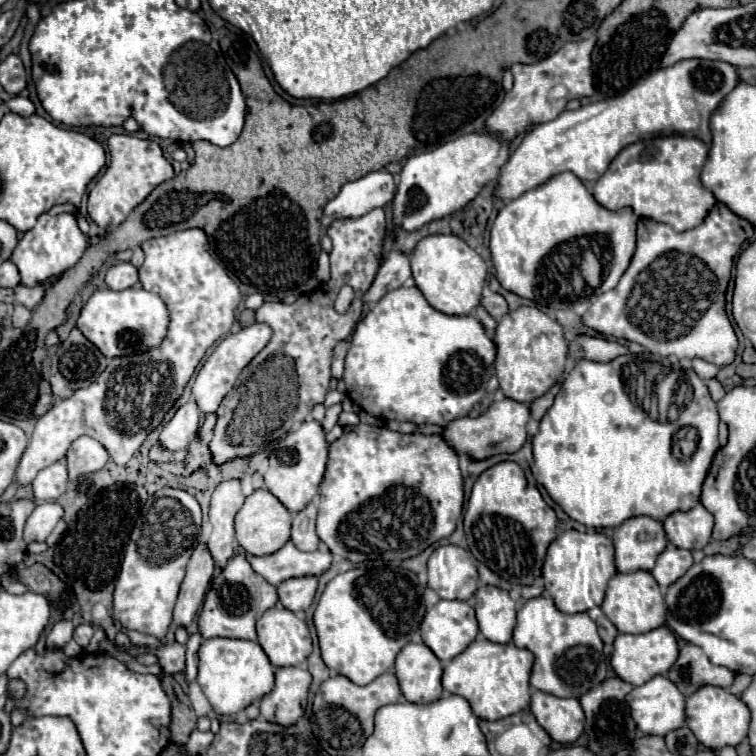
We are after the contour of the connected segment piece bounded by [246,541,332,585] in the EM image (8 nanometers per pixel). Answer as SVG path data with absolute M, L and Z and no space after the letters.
M288 541L280 551L266 555L266 557L254 557L246 555L250 565L254 565L254 571L260 573L270 585L278 585L292 577L320 577L324 571L332 565L332 553L330 551L298 551L292 541Z

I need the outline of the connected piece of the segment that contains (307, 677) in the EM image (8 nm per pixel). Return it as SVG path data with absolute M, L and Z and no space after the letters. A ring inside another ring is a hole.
M300 667L276 669L276 685L260 699L260 715L278 725L294 725L306 711L312 675Z

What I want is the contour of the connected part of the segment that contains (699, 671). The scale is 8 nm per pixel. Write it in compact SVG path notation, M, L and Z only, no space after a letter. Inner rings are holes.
M692 643L680 649L680 657L668 671L668 679L682 695L692 695L702 685L716 685L728 689L734 683L734 673L726 667L712 665L704 651Z

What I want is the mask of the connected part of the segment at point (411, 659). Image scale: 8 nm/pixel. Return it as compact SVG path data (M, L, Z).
M408 643L396 657L396 677L410 703L432 703L442 695L442 667L424 643Z

